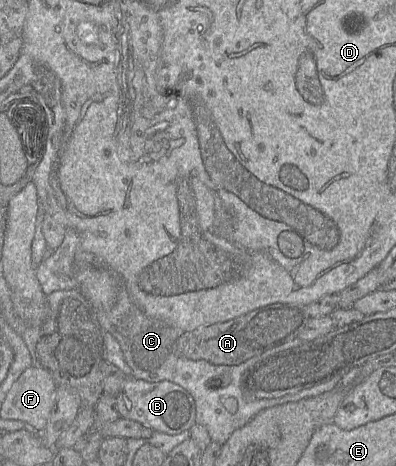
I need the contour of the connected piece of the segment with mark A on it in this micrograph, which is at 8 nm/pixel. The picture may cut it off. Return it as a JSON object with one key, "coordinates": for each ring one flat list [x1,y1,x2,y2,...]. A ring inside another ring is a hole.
{"coordinates":[[338,294,326,295,309,304,270,304,225,322,183,332,175,350,178,355,191,360,205,360,214,365,239,365,294,340,309,320,330,315,336,308]]}

